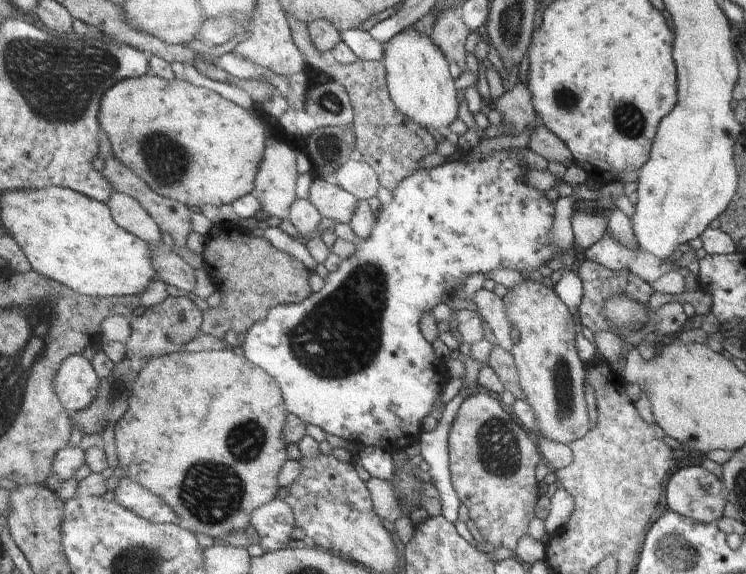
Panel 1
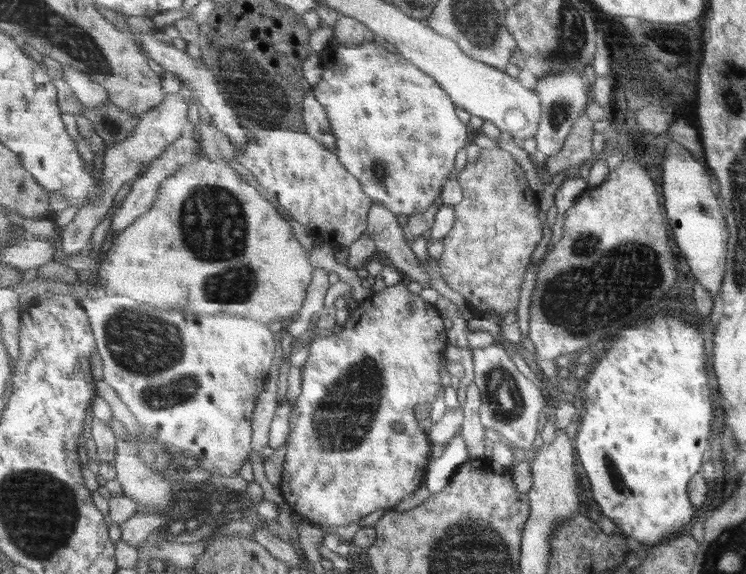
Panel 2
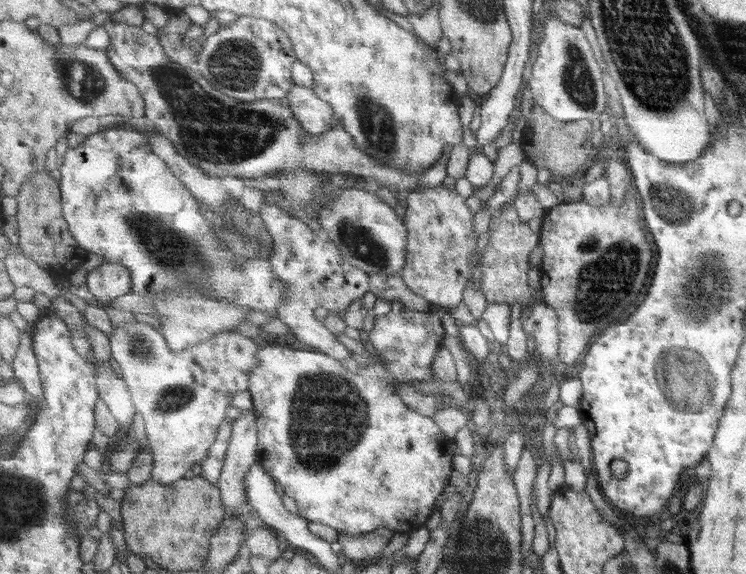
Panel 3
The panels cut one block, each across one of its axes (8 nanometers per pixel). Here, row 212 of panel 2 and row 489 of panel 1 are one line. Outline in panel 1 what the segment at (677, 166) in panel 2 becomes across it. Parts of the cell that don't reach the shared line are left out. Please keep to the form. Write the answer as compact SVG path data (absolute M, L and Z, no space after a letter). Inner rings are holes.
M697 464L681 467L673 473L665 489L665 500L667 510L698 523L714 523L718 518L721 518L723 505L726 502L722 493L721 481Z

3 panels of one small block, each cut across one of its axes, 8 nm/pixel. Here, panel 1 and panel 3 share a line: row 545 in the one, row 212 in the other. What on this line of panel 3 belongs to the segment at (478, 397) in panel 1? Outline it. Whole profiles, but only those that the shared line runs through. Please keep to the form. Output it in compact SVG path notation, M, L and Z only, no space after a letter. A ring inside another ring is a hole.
M514 203L501 206L491 215L489 241L482 254L481 287L489 304L521 304L521 321L529 320L537 304L537 290L531 288L527 272L531 270L533 248L540 243L540 235L531 230L527 221L521 219Z

